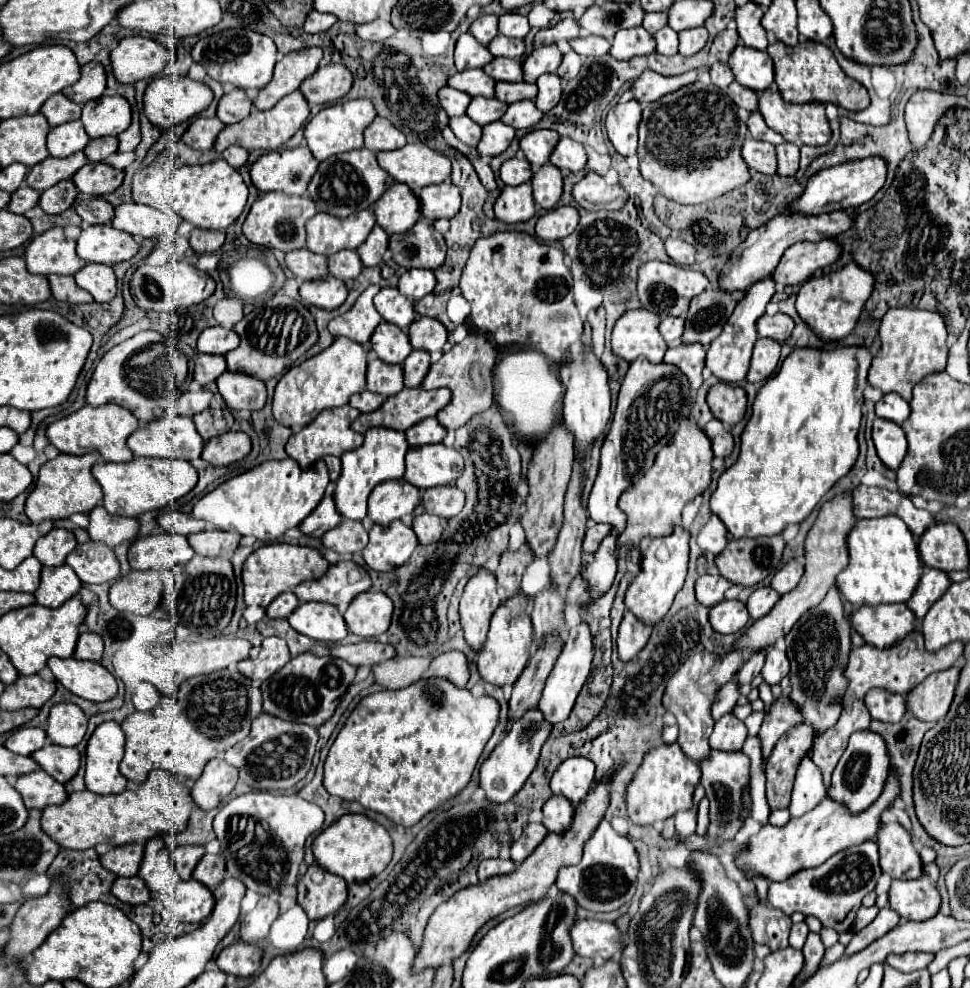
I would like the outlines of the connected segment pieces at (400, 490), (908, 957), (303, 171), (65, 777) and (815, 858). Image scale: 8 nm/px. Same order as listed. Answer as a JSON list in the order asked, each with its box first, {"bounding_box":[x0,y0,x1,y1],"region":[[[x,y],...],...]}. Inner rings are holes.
[{"bounding_box":[367,480,421,526],"region":[[[391,480],[377,486],[369,496],[367,518],[375,524],[387,526],[389,522],[411,514],[421,502],[419,488],[405,480]]]},{"bounding_box":[885,952,933,972],"region":[[[909,952],[909,954],[901,954],[901,956],[889,956],[885,962],[889,966],[893,966],[899,972],[915,972],[921,968],[927,968],[927,964],[933,960],[933,954],[929,952]]]},{"bounding_box":[251,146,319,196],"region":[[[307,146],[263,154],[251,166],[251,180],[259,192],[285,192],[303,196],[319,162]]]},{"bounding_box":[31,744,81,784],"region":[[[57,744],[43,746],[35,754],[31,754],[31,758],[61,784],[69,782],[77,774],[81,762],[81,754],[77,748],[65,748]]]},{"bounding_box":[735,776,899,882],"region":[[[889,776],[877,802],[861,814],[849,814],[841,804],[833,802],[831,798],[825,798],[815,810],[807,812],[801,818],[791,818],[783,828],[777,828],[771,824],[763,826],[759,834],[749,838],[745,852],[735,858],[735,864],[747,878],[761,876],[771,882],[783,882],[785,878],[793,876],[799,870],[821,866],[833,854],[853,844],[871,840],[877,834],[881,812],[889,806],[889,802],[895,796],[899,796],[899,782],[895,776]]]}]

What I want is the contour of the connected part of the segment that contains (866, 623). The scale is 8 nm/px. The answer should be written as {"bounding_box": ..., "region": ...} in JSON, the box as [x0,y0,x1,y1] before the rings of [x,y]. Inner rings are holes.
{"bounding_box":[849,604,915,648],"region":[[[907,604],[863,606],[851,614],[849,622],[867,644],[877,648],[889,648],[915,630],[915,614]]]}

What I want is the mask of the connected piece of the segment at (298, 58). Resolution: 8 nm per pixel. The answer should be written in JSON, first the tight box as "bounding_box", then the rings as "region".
{"bounding_box":[253,48,323,110],"region":[[[303,48],[297,52],[285,54],[277,64],[275,64],[275,76],[273,80],[259,90],[257,98],[253,100],[253,106],[257,110],[269,110],[277,100],[283,96],[299,90],[301,82],[315,74],[319,68],[319,60],[323,58],[321,48]]]}

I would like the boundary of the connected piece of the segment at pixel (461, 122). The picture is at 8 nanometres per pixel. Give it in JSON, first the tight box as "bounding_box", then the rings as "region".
{"bounding_box":[449,116,483,148],"region":[[[469,116],[451,118],[449,126],[451,126],[451,130],[455,132],[455,136],[457,136],[461,142],[465,142],[467,146],[471,146],[471,148],[475,148],[477,142],[481,140],[481,130],[483,130],[483,128],[477,126]]]}

